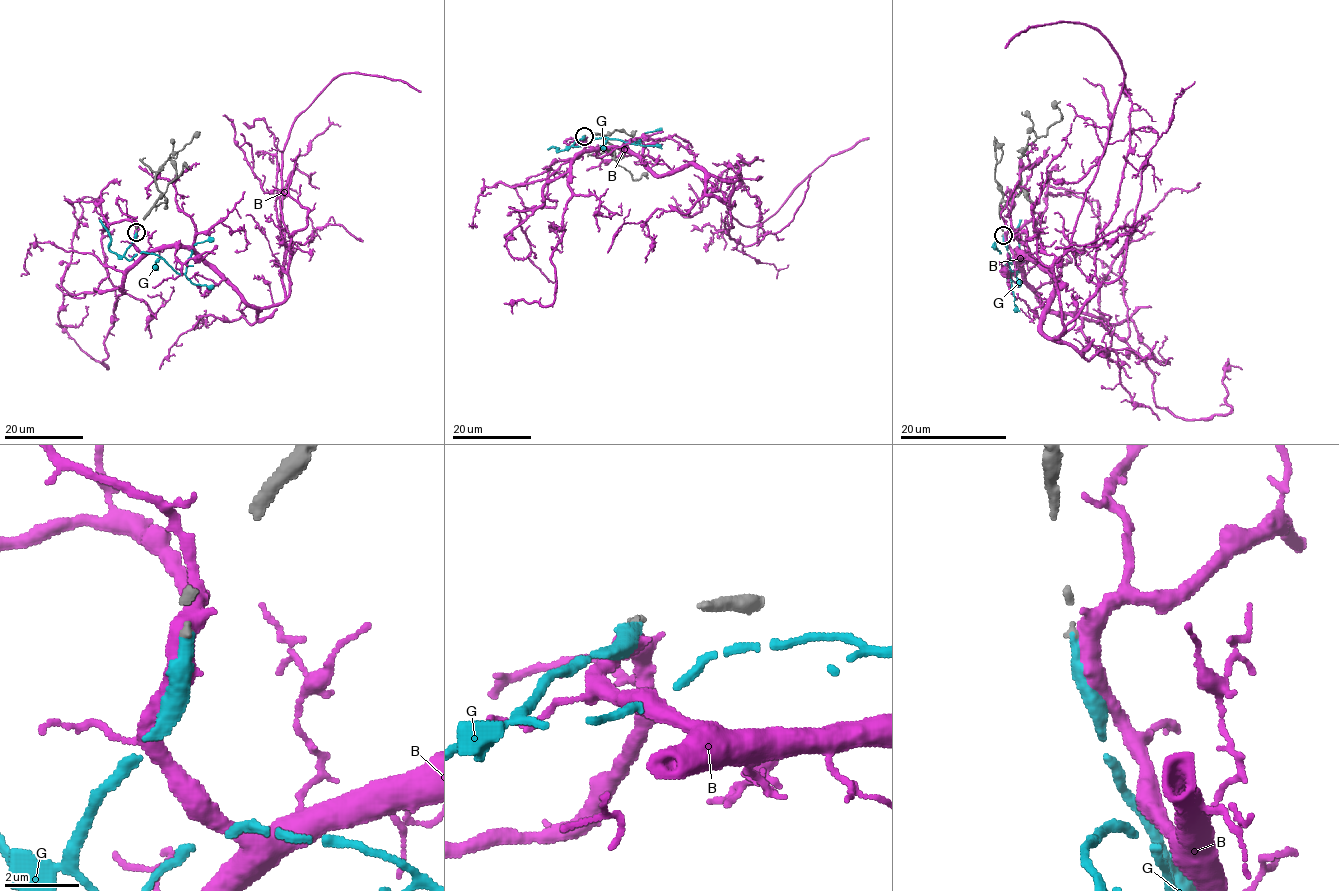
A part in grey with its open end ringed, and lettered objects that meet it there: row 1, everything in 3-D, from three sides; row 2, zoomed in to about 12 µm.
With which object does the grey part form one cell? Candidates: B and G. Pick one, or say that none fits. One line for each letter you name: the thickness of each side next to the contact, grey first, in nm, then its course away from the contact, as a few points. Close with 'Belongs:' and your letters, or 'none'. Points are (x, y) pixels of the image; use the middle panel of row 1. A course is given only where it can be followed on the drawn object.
G: 170 nm thick on the grey side, 280 nm on the other; it runs (584, 136), (572, 146), (584, 146), (597, 138), (634, 143), (642, 135), (661, 128)
Belongs: G

